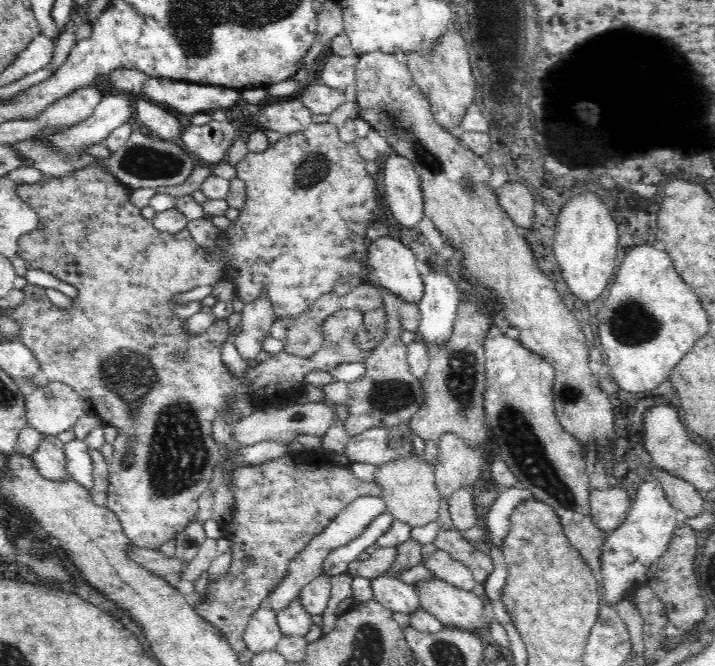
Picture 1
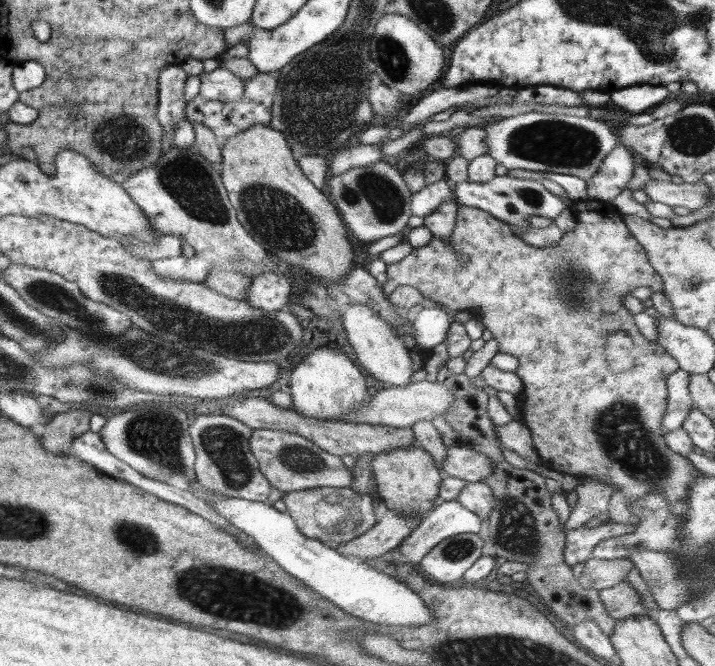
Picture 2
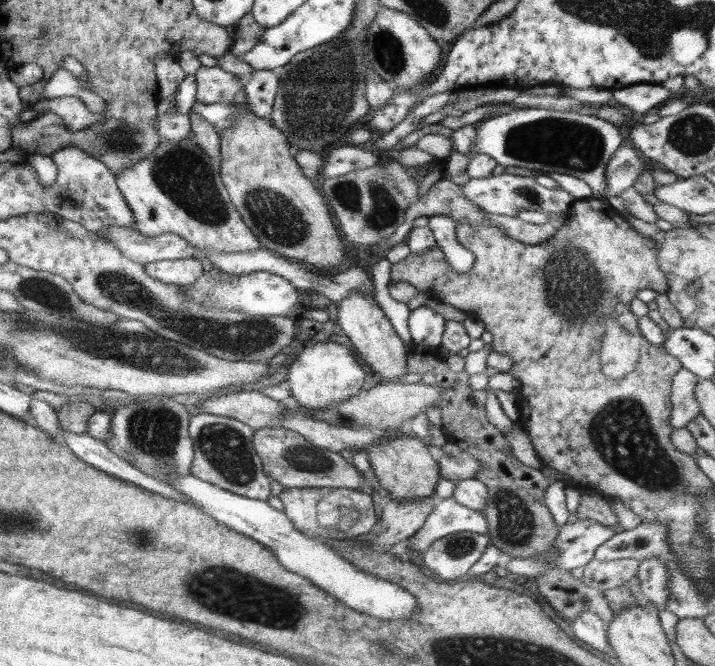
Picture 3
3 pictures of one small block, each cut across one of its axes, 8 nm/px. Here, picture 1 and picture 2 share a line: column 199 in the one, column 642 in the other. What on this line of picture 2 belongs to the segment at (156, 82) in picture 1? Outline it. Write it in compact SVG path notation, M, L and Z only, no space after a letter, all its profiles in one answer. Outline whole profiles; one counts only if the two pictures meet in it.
M632 84L612 92L612 102L624 110L643 113L668 98L670 91L662 85Z

